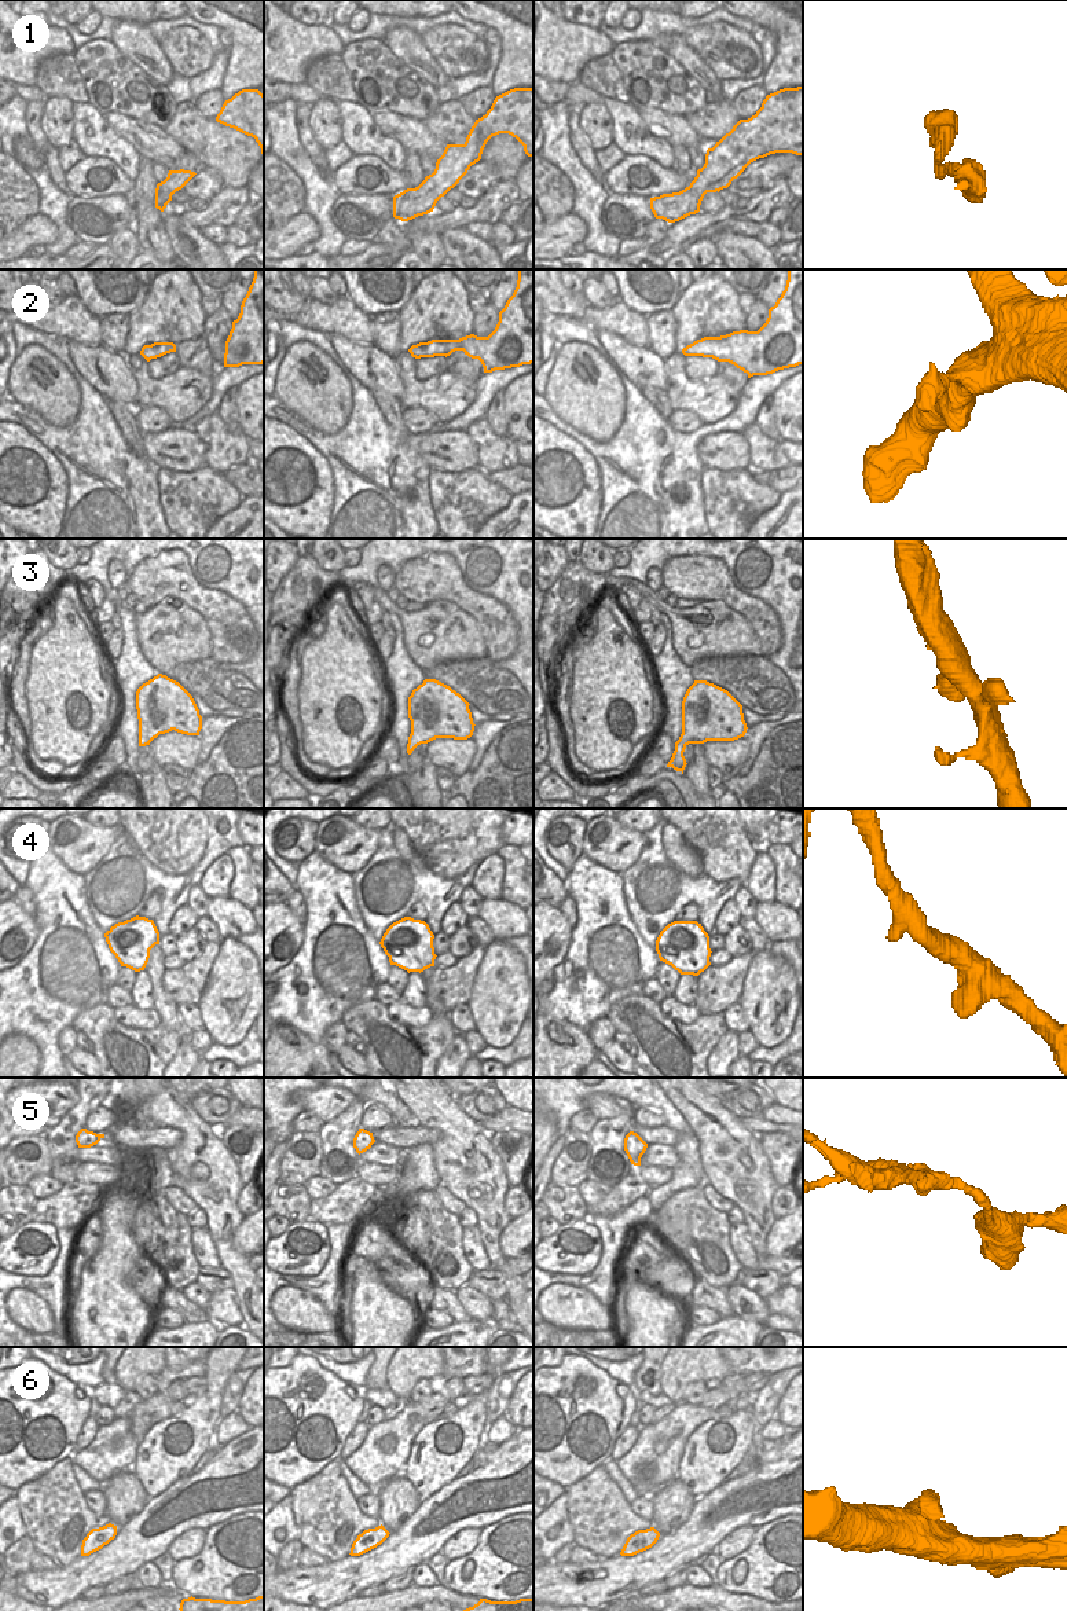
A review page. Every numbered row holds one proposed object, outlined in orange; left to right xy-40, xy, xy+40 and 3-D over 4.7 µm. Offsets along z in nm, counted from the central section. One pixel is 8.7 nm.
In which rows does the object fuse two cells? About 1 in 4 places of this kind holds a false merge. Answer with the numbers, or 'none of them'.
none of them

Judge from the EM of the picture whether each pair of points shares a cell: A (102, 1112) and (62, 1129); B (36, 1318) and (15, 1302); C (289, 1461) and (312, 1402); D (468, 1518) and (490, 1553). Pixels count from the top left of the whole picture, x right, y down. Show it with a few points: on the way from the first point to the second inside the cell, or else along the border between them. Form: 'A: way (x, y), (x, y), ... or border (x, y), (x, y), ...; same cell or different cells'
A: border (105, 1103), (99, 1104), (88, 1115), (84, 1127); different cells
B: way (30, 1313), (21, 1303); same cell
C: way (297, 1446), (299, 1432), (314, 1417); same cell
D: border (513, 1515), (508, 1515), (483, 1529); different cells

